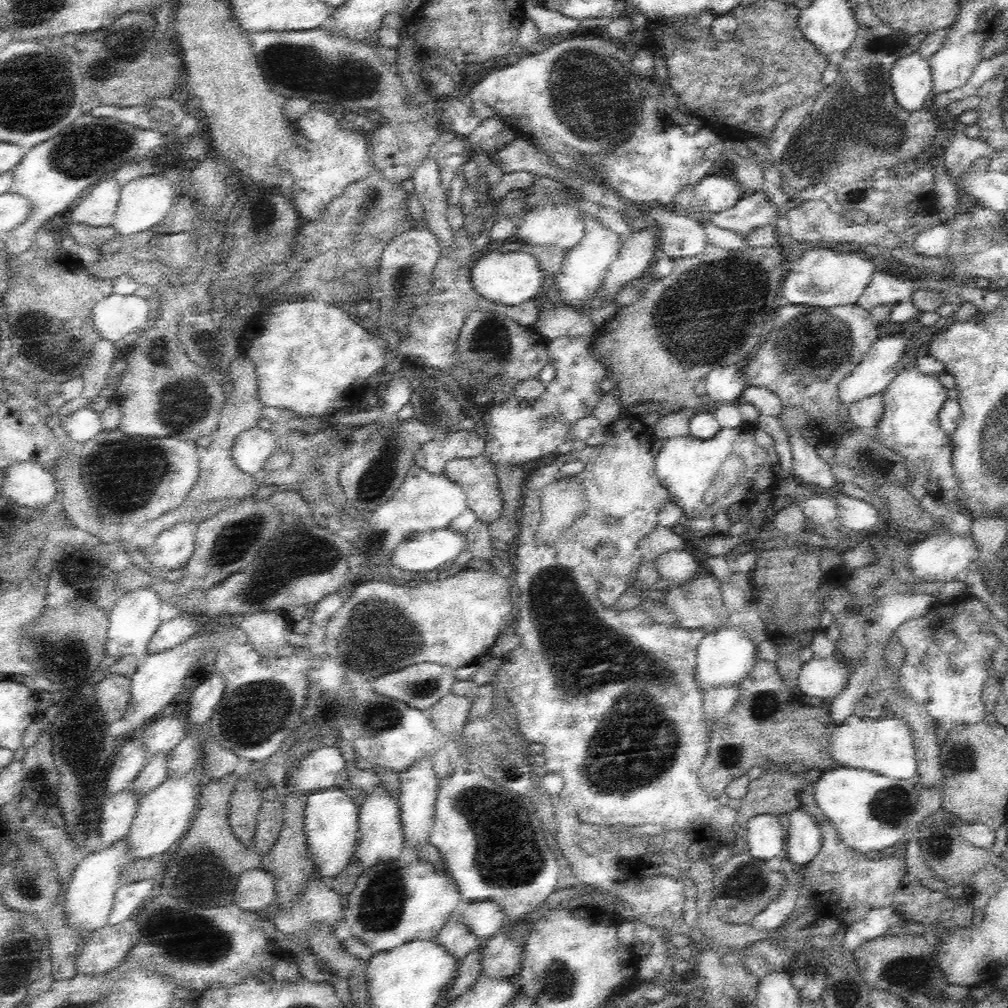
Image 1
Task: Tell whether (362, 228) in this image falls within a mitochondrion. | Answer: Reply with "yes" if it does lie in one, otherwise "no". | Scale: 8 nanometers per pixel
no

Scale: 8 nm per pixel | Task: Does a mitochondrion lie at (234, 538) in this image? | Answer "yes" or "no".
yes

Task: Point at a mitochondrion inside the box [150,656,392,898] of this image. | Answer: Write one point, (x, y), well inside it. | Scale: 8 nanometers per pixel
(264, 708)

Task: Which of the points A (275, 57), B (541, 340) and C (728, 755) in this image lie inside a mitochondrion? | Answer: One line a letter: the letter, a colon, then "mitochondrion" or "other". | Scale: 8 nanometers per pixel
A: mitochondrion
B: other
C: mitochondrion

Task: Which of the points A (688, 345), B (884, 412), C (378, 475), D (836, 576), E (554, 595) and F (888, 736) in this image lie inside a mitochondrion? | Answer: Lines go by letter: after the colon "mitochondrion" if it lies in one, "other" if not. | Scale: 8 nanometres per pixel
A: mitochondrion
B: other
C: mitochondrion
D: other
E: mitochondrion
F: other

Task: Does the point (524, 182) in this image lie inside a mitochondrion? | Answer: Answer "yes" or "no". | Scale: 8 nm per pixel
no

